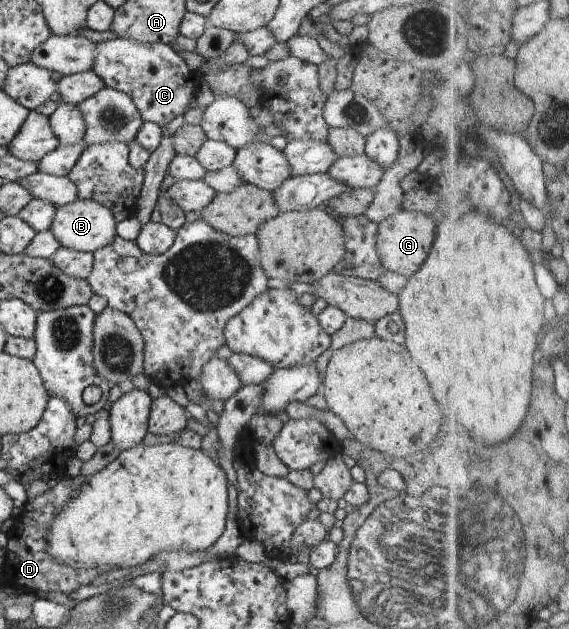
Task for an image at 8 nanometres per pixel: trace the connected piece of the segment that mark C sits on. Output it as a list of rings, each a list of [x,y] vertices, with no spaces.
[[[109,38],[97,43],[93,72],[105,87],[127,94],[144,122],[151,121],[163,129],[189,110],[189,101],[201,86],[197,72],[189,69],[172,45],[141,43],[131,38]]]

